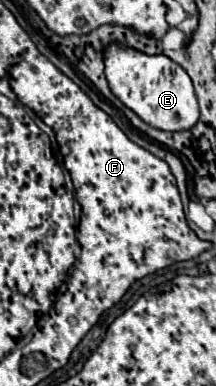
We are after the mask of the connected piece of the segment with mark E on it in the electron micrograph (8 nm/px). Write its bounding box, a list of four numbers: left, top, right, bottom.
[104,43,200,131]

